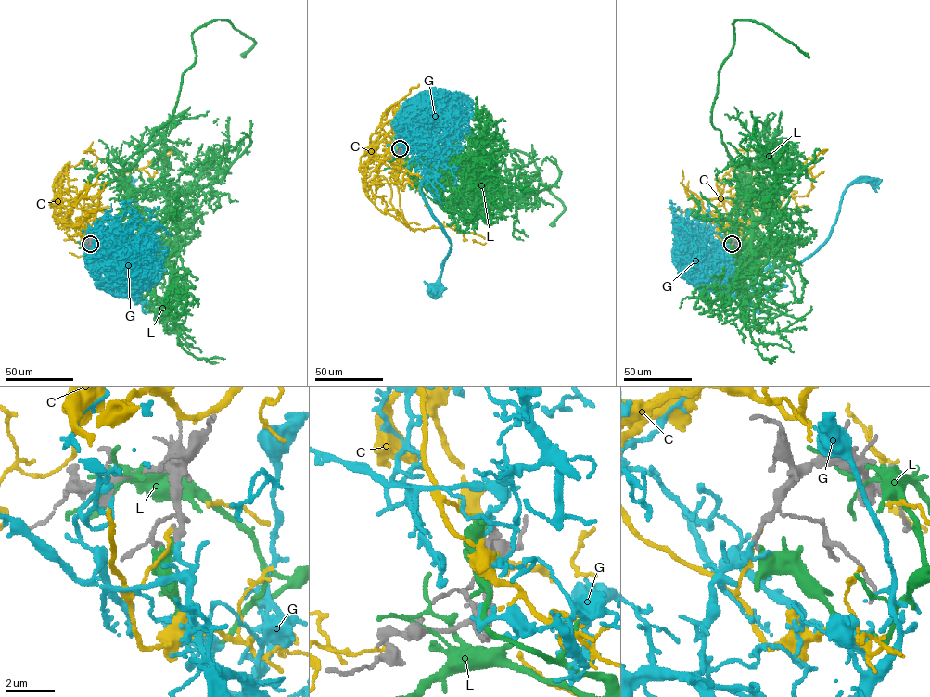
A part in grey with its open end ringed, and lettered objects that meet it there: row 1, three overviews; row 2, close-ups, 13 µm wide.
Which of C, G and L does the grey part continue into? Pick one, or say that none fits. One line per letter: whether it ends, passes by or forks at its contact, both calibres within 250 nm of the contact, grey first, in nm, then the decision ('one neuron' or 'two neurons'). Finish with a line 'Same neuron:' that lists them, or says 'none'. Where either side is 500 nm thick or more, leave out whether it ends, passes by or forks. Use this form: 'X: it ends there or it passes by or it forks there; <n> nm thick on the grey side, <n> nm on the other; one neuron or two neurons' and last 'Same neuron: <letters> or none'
C: it ends there; 320 nm thick on the grey side, 160 nm on the other; two neurons
G: it passes by; 240 nm thick on the grey side, 160 nm on the other; one neuron
L: it ends there; 240 nm thick on the grey side, 340 nm on the other; two neurons
Same neuron: G

